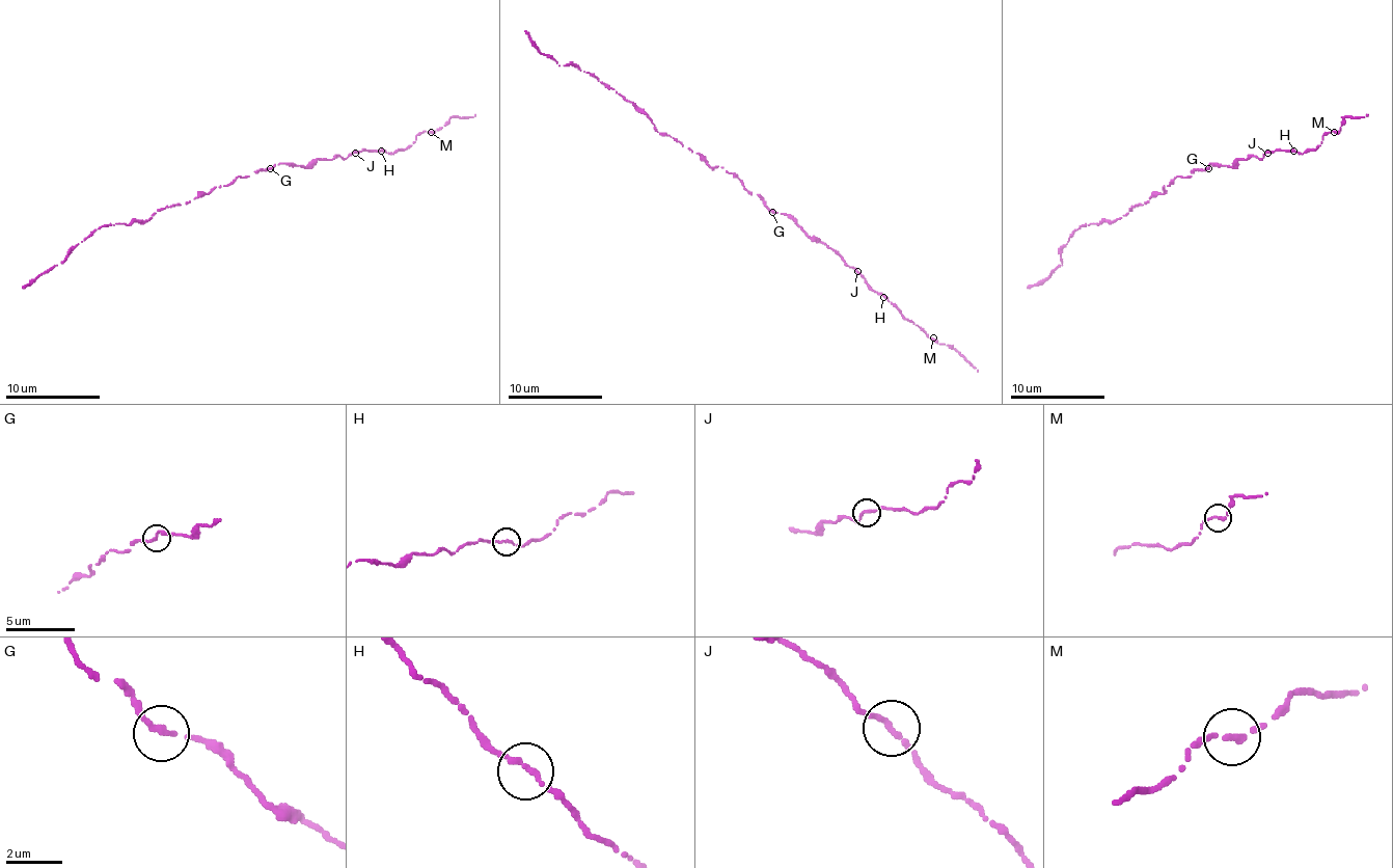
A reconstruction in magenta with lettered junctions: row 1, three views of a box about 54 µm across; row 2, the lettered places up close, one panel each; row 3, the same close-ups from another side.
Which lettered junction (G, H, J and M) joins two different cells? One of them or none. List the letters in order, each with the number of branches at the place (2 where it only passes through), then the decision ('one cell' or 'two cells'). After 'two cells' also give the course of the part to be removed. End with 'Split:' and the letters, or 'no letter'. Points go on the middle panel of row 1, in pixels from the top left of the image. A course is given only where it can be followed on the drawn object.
G: 2 branches meet; one cell
H: 2 branches meet; one cell
J: 2 branches meet; one cell
M: 2 branches meet; one cell
Split: no letter

